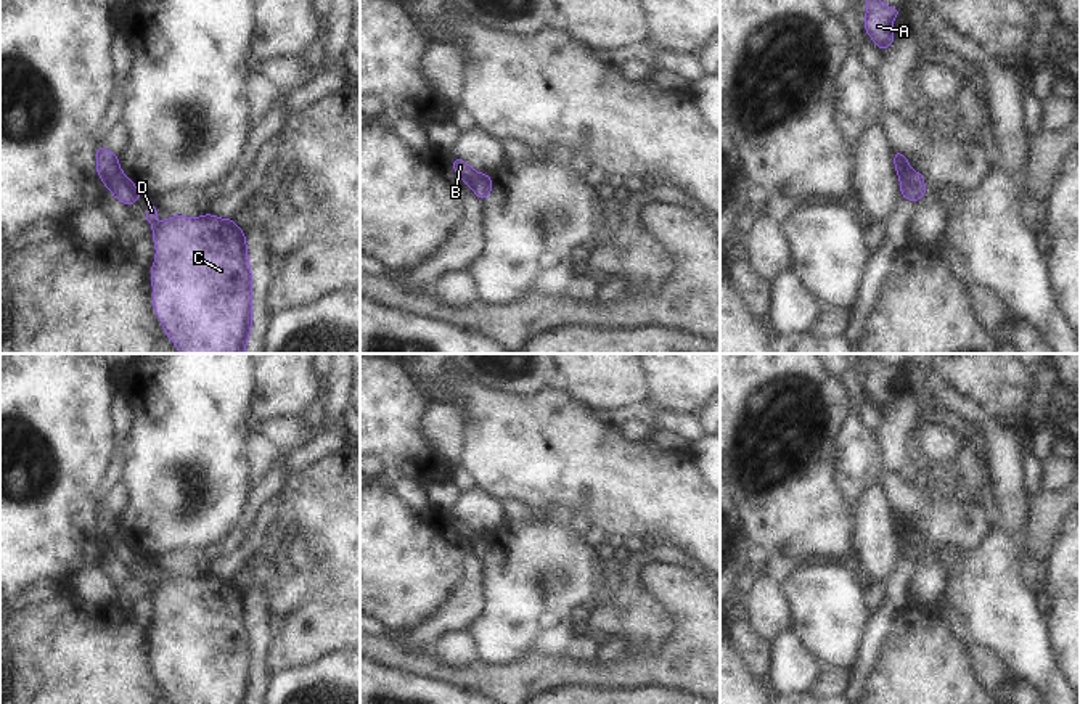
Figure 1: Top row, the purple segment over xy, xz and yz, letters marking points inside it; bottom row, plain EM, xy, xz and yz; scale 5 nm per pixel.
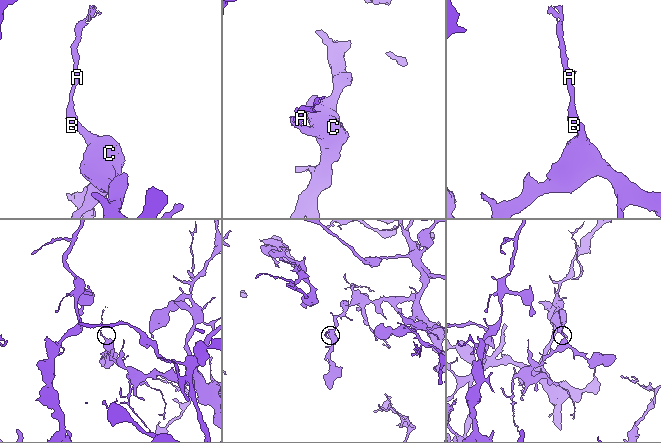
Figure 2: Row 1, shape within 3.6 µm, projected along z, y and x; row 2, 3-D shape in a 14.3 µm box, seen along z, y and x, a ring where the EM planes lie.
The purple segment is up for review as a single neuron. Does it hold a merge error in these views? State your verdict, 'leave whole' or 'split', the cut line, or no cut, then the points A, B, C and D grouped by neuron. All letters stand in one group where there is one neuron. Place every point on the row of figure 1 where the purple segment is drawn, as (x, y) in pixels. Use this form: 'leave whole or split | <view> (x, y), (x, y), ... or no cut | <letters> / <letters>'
split | xy (119, 171), (110, 187) | A B / C D

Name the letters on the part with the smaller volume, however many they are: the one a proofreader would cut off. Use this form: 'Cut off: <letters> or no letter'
Cut off: A, B

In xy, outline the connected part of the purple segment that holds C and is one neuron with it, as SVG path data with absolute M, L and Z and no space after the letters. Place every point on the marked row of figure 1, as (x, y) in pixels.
M149 201L143 222L154 228L156 262L149 268L153 278L153 307L169 339L182 354L244 354L252 326L252 275L249 270L246 235L233 219L225 220L204 214L198 219L174 215L158 225L158 206Z

